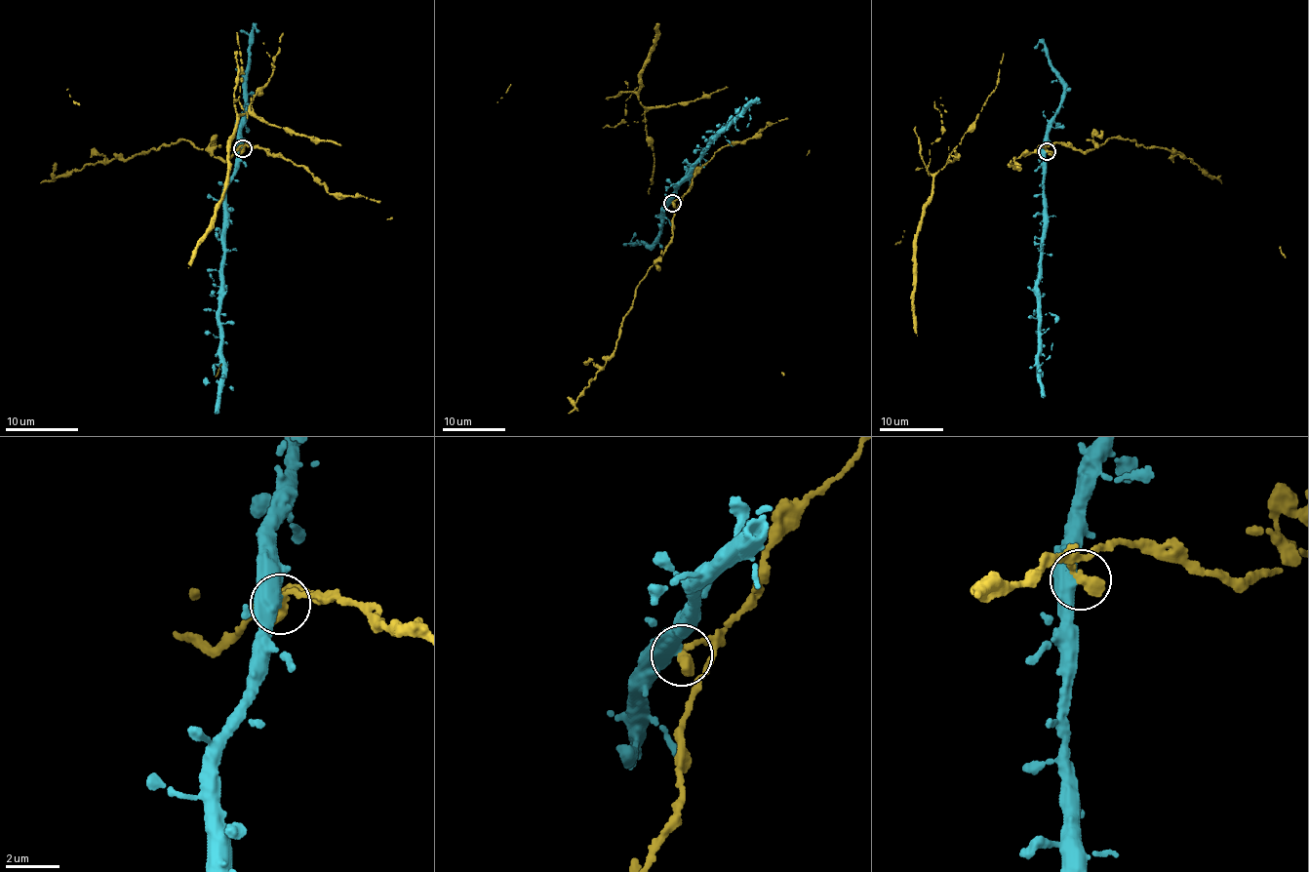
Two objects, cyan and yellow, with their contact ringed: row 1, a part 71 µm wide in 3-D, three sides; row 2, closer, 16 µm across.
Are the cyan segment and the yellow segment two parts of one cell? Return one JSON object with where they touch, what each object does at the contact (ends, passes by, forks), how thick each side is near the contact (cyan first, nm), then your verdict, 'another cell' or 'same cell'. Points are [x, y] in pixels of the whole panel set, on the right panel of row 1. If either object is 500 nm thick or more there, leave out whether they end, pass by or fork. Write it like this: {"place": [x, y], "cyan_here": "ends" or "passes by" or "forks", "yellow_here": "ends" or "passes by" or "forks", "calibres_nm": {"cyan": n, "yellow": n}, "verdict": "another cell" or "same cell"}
{"place": [1047, 151], "cyan_here": "passes by", "yellow_here": "ends", "calibres_nm": {"cyan": 400, "yellow": 460}, "verdict": "another cell"}

